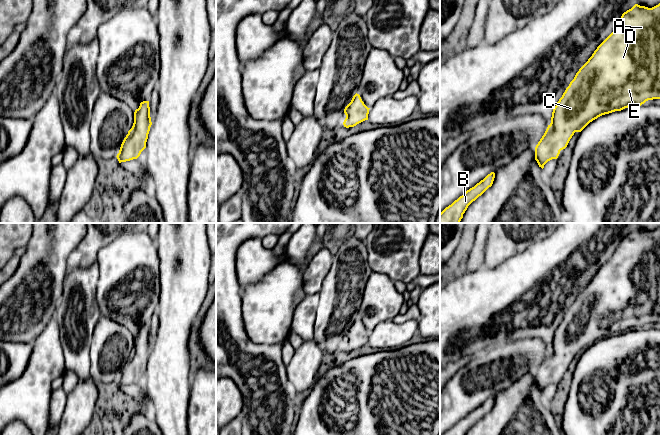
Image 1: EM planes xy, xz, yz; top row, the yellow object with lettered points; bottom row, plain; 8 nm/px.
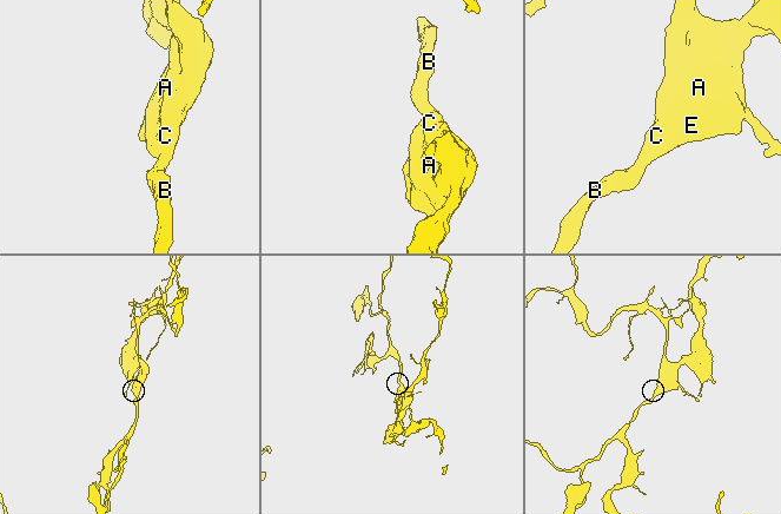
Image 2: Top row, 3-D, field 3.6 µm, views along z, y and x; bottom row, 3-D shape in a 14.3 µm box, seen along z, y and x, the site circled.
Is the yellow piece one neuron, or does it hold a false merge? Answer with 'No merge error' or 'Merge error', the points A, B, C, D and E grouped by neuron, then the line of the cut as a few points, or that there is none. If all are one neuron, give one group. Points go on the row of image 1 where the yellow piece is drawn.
No merge error. Groups: A B C D E. No split

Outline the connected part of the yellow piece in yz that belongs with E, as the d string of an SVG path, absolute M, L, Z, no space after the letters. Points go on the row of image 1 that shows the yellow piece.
M660 3L652 8L635 4L631 9L624 12L614 31L597 47L588 61L579 69L574 79L566 88L562 97L553 109L551 123L548 125L544 135L535 147L535 160L542 169L544 165L552 160L557 159L560 151L565 149L575 132L581 132L590 122L598 117L615 111L621 111L628 107L641 106L648 100L660 99Z

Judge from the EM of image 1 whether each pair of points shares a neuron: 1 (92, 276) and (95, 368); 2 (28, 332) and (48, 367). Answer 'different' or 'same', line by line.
1: different
2: different

